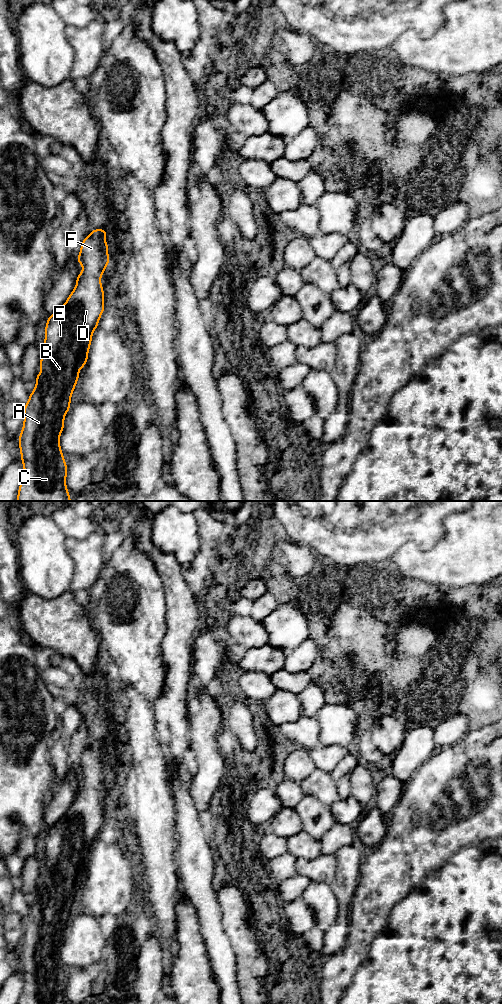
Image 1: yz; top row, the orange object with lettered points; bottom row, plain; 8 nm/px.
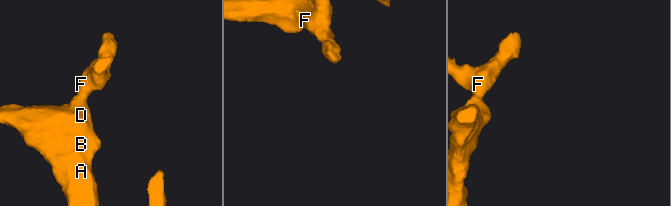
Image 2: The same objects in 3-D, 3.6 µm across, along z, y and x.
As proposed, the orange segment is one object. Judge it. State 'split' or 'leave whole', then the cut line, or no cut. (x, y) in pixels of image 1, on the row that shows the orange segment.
leave whole | no cut

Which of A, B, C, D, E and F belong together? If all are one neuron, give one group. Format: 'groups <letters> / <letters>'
groups A B C D E F

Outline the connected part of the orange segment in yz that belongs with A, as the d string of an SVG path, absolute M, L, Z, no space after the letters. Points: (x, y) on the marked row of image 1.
M95 229L82 241L77 262L82 265L83 271L78 274L75 289L65 304L46 322L41 372L37 374L36 387L24 406L24 423L18 438L24 476L16 501L71 501L66 487L68 468L59 437L64 429L64 417L70 409L79 370L87 363L92 334L104 312L100 278L110 262L108 244L104 240L106 235L106 230Z

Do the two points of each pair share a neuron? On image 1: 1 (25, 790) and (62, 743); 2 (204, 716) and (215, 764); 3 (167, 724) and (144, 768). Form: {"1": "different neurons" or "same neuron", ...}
{"1": "different neurons", "2": "same neuron", "3": "different neurons"}

